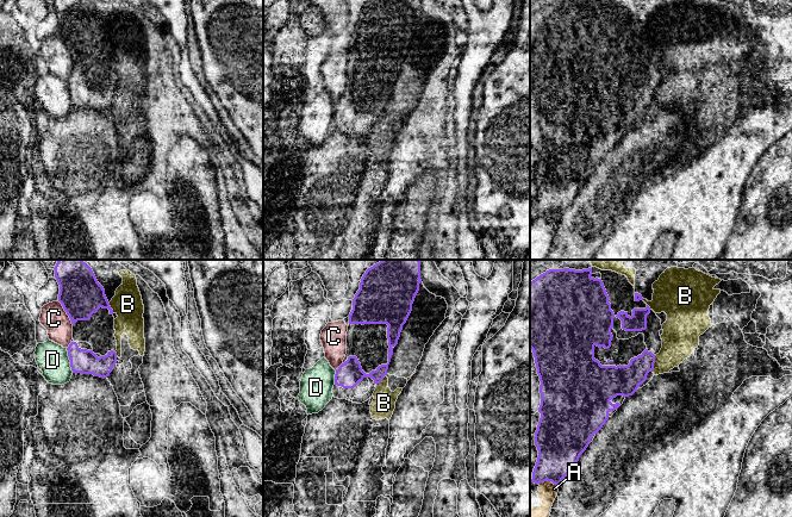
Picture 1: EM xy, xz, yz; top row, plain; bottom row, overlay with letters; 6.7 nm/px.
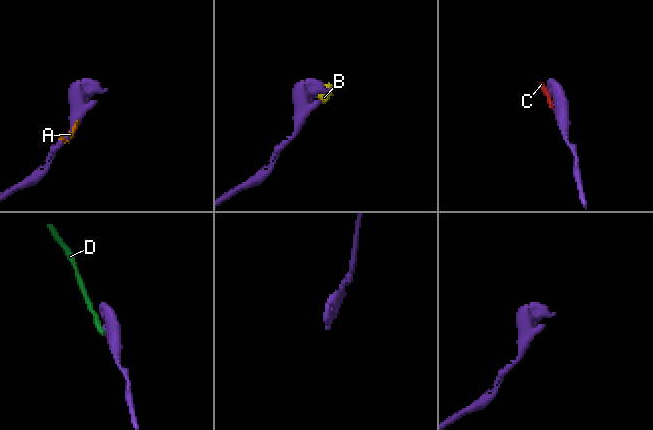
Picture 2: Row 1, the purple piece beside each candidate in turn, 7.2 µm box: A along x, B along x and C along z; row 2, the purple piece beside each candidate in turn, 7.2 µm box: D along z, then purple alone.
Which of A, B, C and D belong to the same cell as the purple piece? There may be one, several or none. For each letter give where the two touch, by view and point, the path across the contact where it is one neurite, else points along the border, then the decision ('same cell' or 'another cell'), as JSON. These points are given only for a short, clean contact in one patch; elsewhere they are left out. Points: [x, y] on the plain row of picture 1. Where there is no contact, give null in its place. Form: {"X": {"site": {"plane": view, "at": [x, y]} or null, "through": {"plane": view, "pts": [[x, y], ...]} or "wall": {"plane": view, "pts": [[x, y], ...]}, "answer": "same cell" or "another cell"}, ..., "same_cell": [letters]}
{"A": {"site": {"plane": "yz", "at": [549, 213]}, "answer": "another cell"}, "B": {"site": {"plane": "yz", "at": [654, 95]}, "answer": "another cell"}, "C": {"site": {"plane": "xy", "at": [66, 44]}, "answer": "another cell"}, "D": {"site": {"plane": "xy", "at": [69, 92]}, "wall": {"plane": "xy", "pts": [[66, 81], [73, 105]]}, "answer": "another cell"}, "same_cell": []}

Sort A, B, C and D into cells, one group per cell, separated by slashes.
A D / B / C

